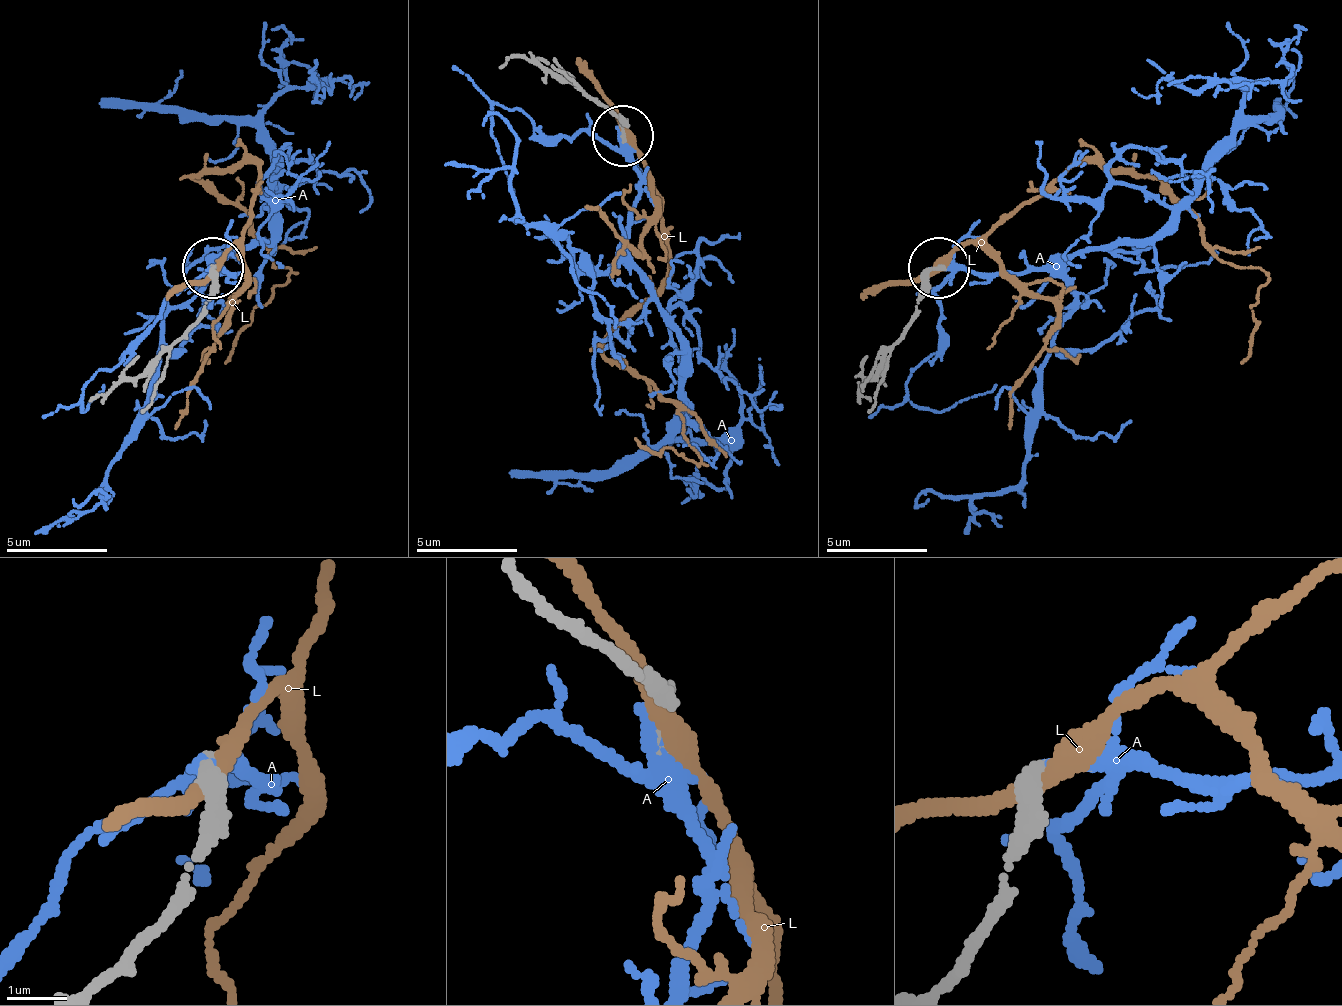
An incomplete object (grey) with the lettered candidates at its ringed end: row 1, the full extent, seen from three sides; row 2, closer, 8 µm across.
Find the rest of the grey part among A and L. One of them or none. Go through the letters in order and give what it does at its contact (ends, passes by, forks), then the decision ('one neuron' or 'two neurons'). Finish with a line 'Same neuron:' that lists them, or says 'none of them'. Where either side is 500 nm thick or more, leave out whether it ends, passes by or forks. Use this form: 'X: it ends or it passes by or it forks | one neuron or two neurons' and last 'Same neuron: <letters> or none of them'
A: it forks | one neuron
L: it passes by | two neurons
Same neuron: A

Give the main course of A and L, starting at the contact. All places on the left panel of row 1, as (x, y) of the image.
A: (211, 271), (226, 276), (216, 266), (272, 236), (262, 114), (318, 79), (272, 28)
L: (211, 271), (252, 215), (257, 165), (196, 175), (252, 220), (252, 236), (287, 271), (226, 362)

